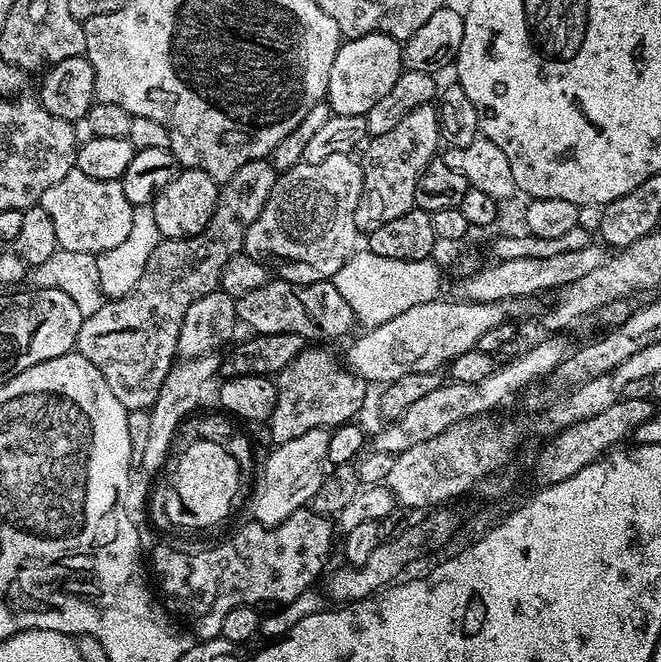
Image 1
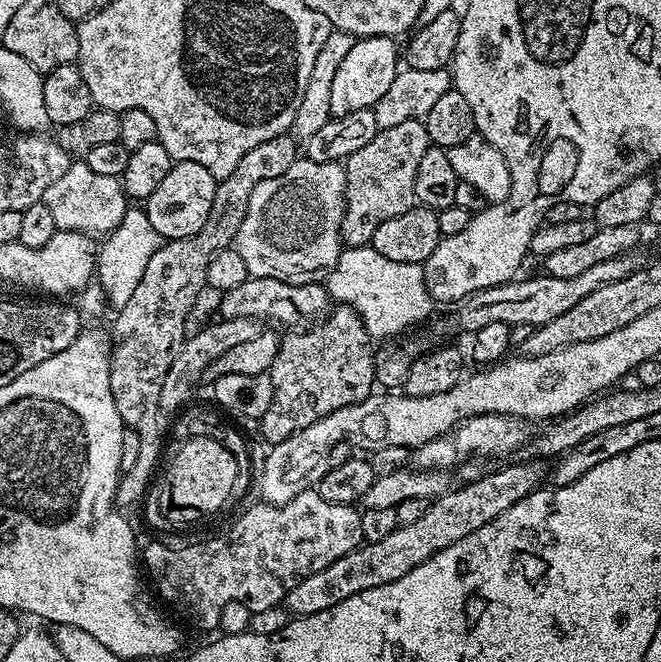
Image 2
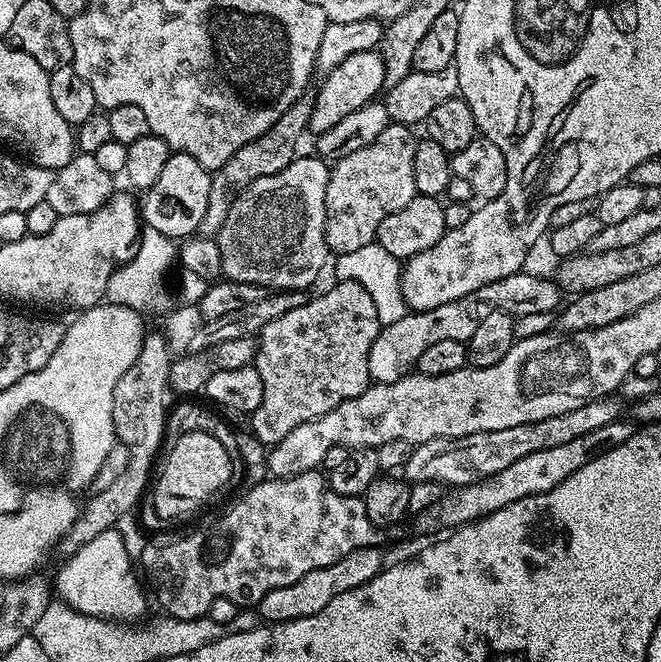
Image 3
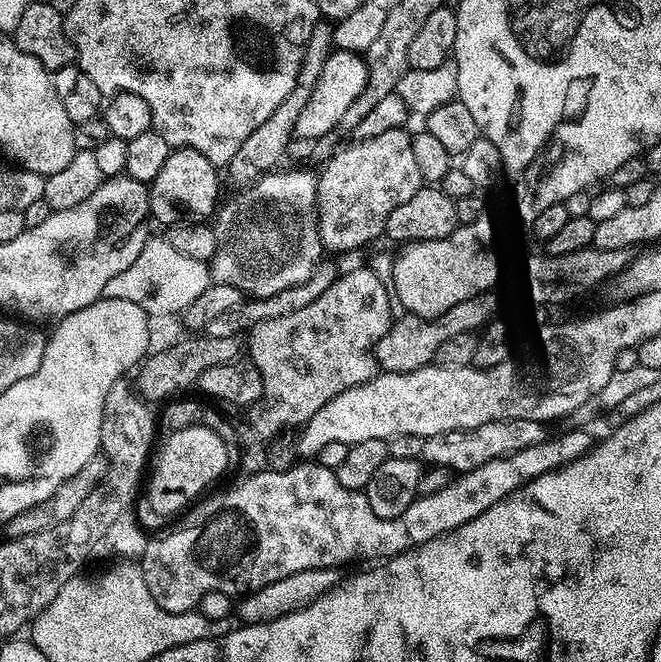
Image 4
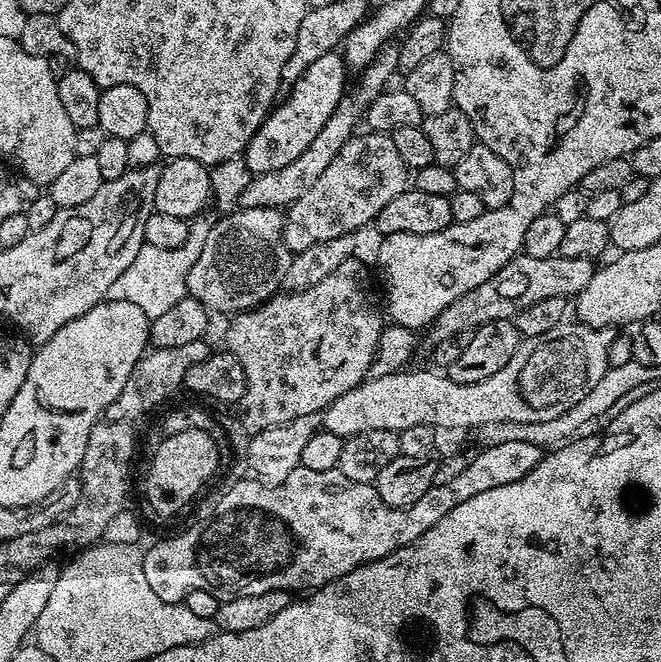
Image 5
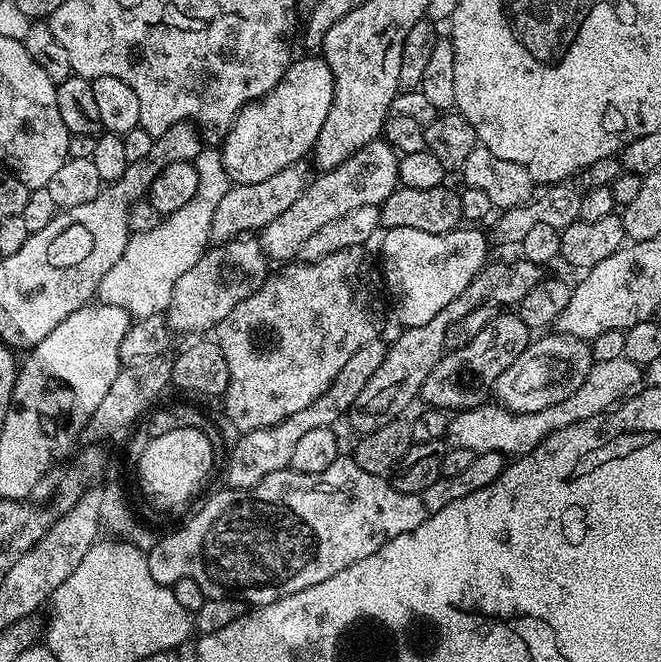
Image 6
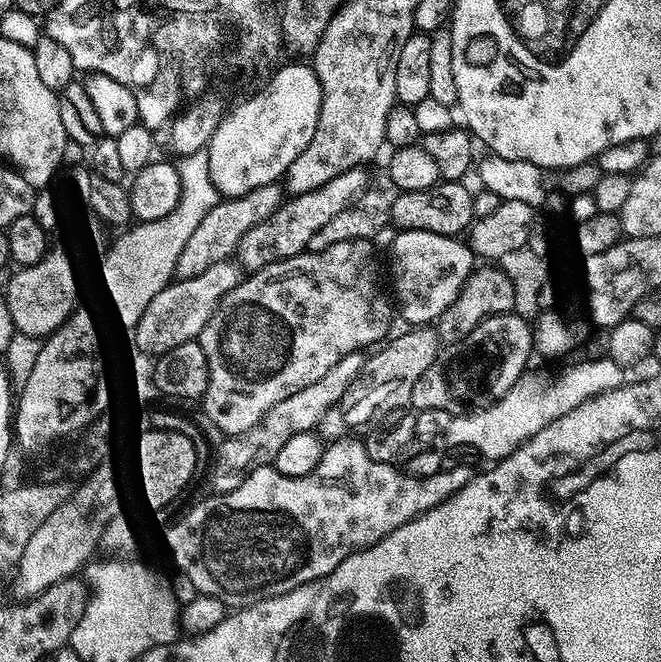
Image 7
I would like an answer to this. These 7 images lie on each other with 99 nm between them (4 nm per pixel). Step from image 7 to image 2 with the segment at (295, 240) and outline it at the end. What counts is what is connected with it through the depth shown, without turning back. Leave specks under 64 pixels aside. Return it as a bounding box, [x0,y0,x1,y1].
[340,119,430,248]

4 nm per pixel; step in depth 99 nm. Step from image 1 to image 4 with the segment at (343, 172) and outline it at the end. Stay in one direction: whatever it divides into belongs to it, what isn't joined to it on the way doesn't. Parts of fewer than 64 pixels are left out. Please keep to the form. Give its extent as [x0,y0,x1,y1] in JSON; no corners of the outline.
[210,170,322,300]

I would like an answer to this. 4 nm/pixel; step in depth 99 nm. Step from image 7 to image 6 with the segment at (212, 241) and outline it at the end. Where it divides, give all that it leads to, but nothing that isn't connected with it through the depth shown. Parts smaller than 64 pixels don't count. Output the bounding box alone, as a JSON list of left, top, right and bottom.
[210,163,310,244]

